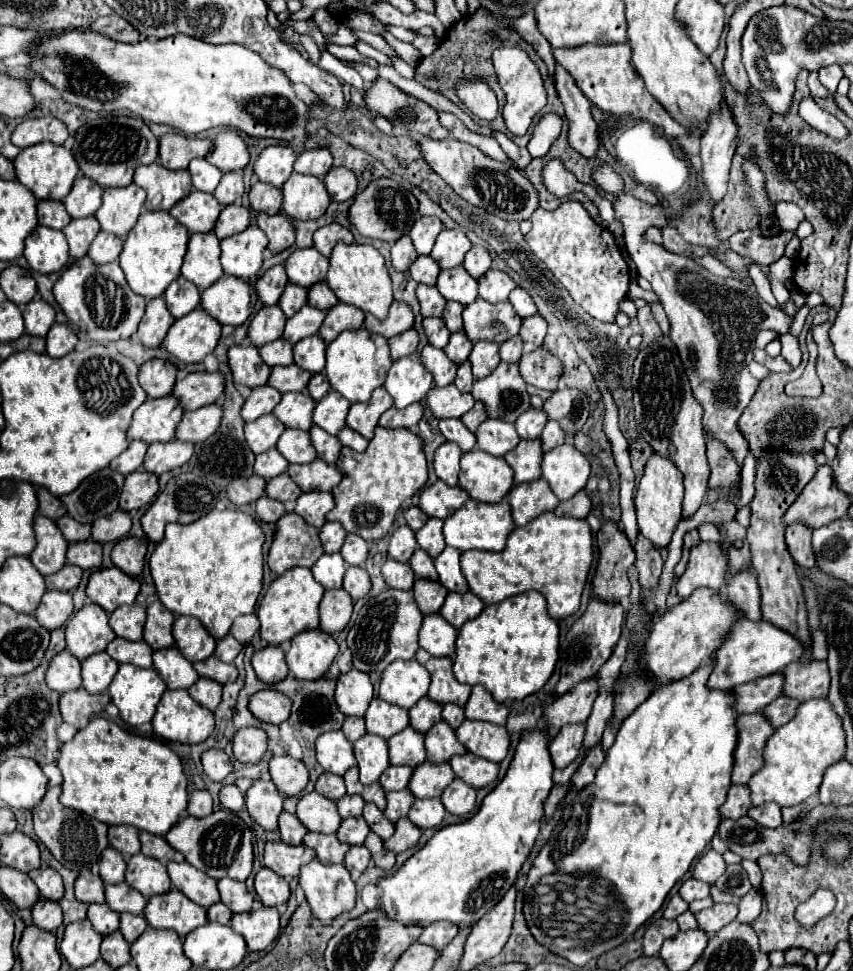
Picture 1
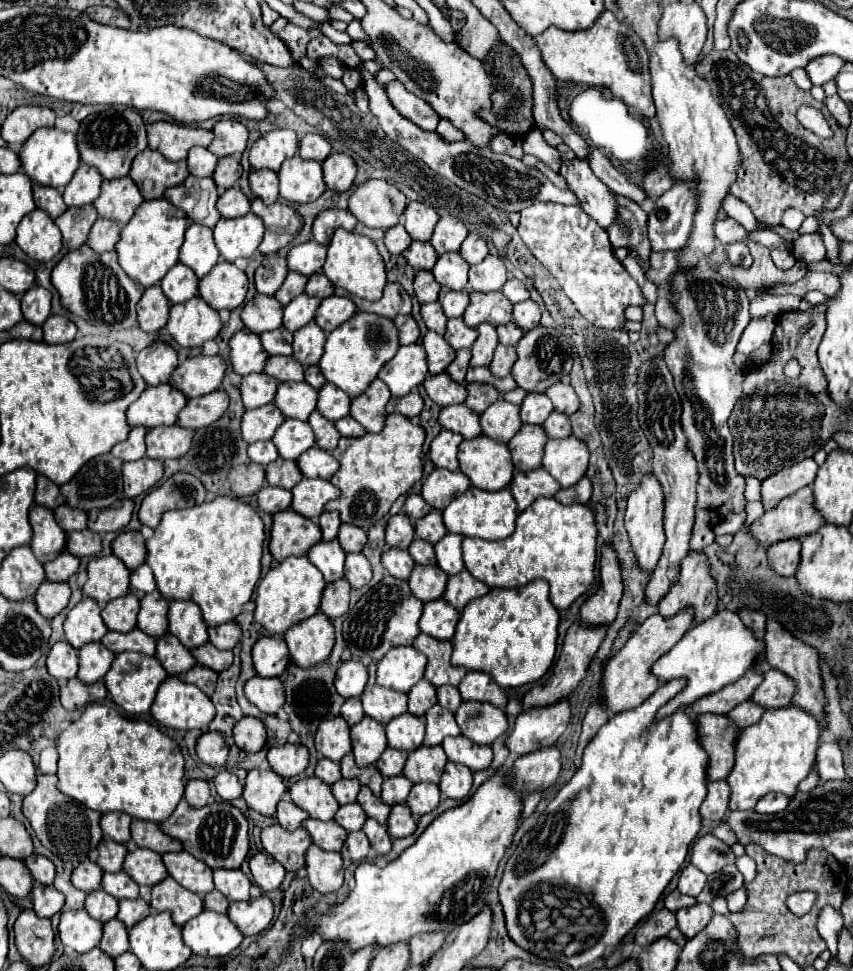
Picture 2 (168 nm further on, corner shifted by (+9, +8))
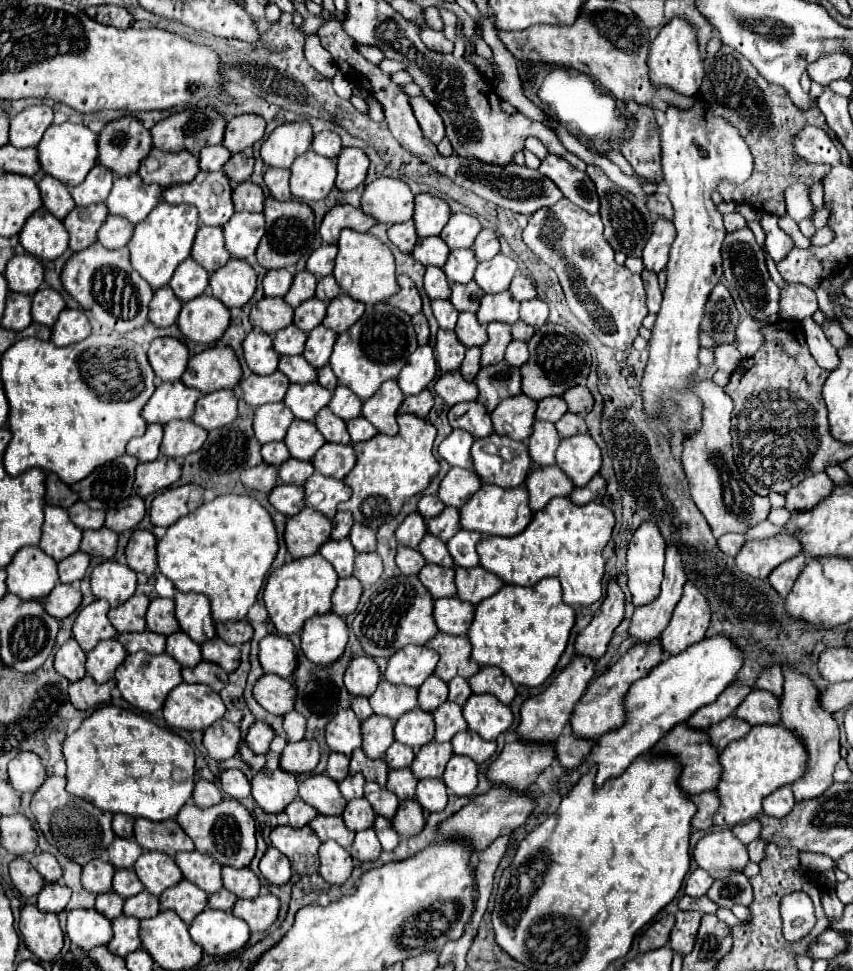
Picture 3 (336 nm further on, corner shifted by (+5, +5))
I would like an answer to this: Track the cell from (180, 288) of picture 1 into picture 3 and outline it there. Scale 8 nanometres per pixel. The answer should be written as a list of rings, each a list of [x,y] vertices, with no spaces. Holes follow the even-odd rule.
[[[186,258],[176,268],[176,272],[170,280],[170,288],[174,290],[174,294],[182,302],[188,302],[188,300],[192,300],[192,298],[206,292],[208,278],[210,278],[210,274],[200,264],[196,264],[192,258]]]

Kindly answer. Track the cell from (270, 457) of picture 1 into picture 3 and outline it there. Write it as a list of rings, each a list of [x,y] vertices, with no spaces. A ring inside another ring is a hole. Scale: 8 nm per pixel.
[[[268,442],[262,446],[262,458],[266,464],[280,466],[282,462],[286,462],[290,458],[290,452],[284,442]]]

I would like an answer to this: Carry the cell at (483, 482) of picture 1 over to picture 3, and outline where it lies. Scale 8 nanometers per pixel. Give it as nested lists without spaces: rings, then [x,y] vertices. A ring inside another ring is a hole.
[[[496,432],[480,438],[472,446],[474,470],[484,484],[514,488],[524,484],[532,460],[524,442],[498,436]]]

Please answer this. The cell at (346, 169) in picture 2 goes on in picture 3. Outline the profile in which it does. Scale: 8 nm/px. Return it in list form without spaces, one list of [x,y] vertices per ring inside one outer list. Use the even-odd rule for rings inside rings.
[[[344,148],[338,156],[338,178],[336,188],[342,192],[358,188],[368,172],[370,160],[362,148]]]

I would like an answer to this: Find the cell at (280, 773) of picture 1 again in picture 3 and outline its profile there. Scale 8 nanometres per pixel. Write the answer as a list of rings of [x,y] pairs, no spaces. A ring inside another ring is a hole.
[[[300,740],[286,744],[280,766],[290,774],[308,774],[318,766],[318,760],[320,760],[318,742]]]

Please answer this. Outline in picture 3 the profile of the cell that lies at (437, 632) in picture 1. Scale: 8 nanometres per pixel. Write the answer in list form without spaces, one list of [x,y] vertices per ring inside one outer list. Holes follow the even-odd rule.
[[[438,598],[434,602],[434,620],[438,630],[454,636],[466,636],[474,620],[474,604],[454,598]]]

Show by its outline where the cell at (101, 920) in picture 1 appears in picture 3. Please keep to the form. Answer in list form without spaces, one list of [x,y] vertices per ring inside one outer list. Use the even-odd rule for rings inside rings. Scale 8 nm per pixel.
[[[104,892],[96,900],[96,910],[104,914],[108,920],[118,918],[122,914],[122,906],[124,906],[124,898],[118,896],[116,892]]]

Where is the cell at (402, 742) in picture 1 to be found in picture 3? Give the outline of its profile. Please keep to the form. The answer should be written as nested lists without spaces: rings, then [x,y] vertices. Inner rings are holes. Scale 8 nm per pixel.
[[[414,708],[398,718],[394,736],[398,742],[412,746],[414,750],[434,740],[434,718],[422,708]]]

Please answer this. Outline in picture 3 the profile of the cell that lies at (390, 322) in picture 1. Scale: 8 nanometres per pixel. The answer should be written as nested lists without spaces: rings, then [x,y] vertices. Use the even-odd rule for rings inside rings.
[[[398,276],[398,284],[400,284],[400,292],[394,294],[388,302],[392,306],[404,310],[410,316],[422,312],[422,300],[420,300],[420,294],[418,294],[418,288],[414,286],[414,282],[408,276]]]

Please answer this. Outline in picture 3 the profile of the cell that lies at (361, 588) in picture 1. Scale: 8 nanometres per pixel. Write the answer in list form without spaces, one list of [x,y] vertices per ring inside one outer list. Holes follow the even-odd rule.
[[[376,552],[372,554],[356,554],[354,576],[364,584],[372,586],[382,576],[382,560]]]

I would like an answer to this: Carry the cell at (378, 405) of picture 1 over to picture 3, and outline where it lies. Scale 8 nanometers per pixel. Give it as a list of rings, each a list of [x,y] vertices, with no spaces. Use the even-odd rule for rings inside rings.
[[[388,380],[380,386],[380,390],[370,400],[364,402],[362,416],[366,420],[370,420],[378,428],[378,432],[394,436],[394,434],[398,434],[396,412],[400,408],[402,400],[404,400],[404,396],[402,396],[402,390],[398,388],[398,382]]]

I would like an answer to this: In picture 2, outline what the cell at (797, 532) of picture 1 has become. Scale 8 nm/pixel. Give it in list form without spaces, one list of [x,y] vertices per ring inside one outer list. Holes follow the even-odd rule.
[[[778,541],[768,549],[770,565],[780,575],[794,575],[800,565],[800,541]]]

